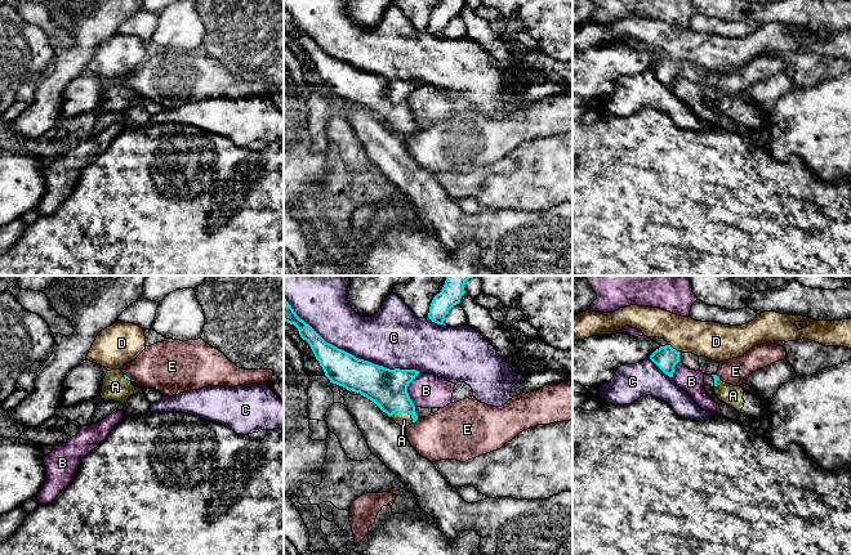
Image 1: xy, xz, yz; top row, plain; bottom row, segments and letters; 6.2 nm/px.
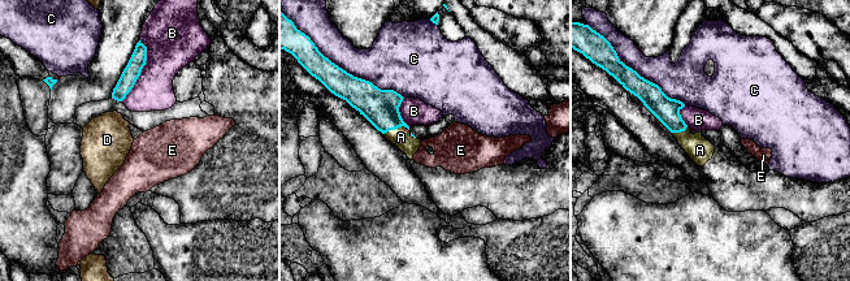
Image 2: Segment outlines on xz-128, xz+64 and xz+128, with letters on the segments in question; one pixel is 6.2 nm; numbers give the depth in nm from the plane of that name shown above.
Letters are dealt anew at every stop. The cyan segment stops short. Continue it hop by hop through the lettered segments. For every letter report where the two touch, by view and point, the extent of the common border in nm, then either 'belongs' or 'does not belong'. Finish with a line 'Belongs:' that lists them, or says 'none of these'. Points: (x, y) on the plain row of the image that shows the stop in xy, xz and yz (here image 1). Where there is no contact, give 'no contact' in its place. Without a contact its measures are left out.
A: xz (402, 124) | 160 nm | belongs
B: xz (406, 102) | 220 nm | does not belong
C: xz (348, 65) | 950 nm | does not belong
D: yz (672, 59) | 90 nm | does not belong
E: xz (414, 133) | 40 nm | does not belong
Belongs: A

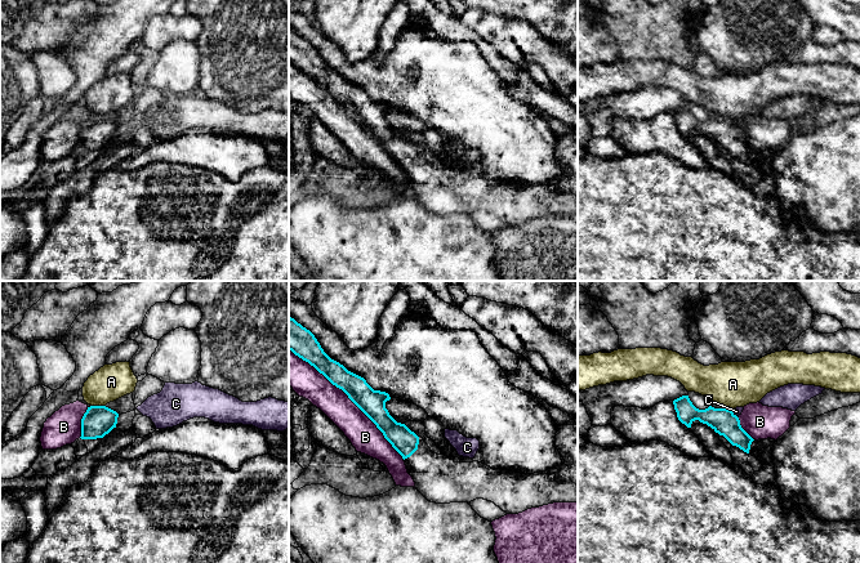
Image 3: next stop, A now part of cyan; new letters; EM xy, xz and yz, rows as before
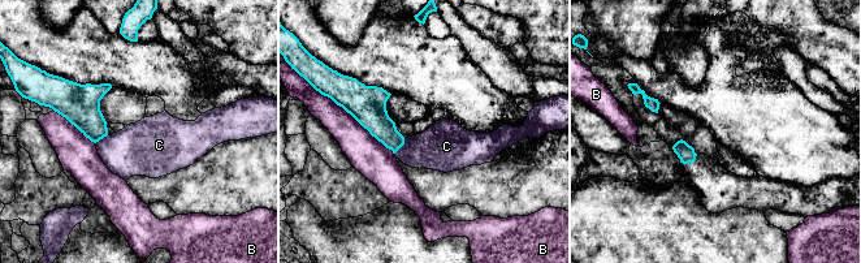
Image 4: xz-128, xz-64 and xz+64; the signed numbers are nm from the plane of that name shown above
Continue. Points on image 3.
A: xy (98, 117) | 100 nm | does not belong
B: xz (348, 108) | 1000 nm | does not belong
C: yz (732, 125) | 60 nm | does not belong
Belongs: none of these

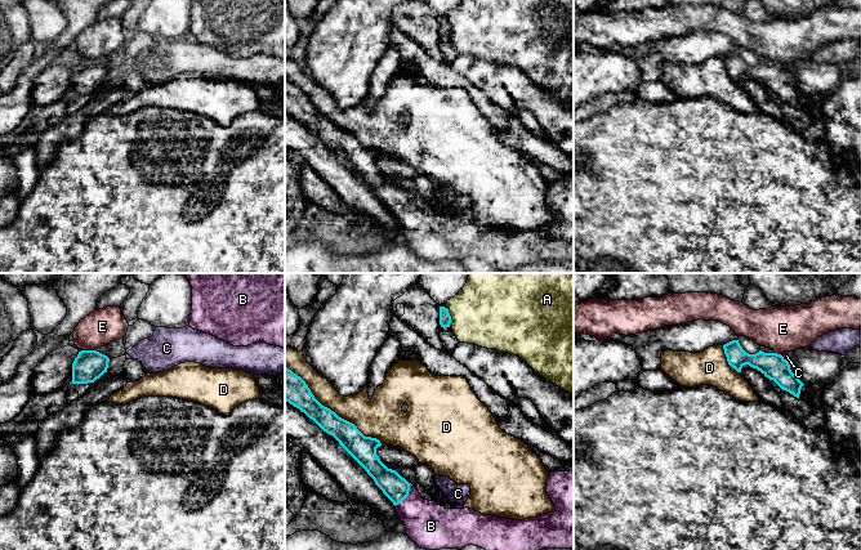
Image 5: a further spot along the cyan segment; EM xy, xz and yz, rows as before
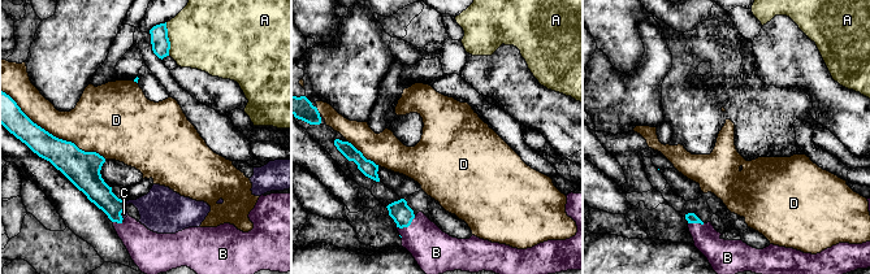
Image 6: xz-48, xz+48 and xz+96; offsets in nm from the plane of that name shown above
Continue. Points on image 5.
A: xz (450, 28) | 130 nm | does not belong
B: xz (406, 208) | 180 nm | belongs
C: yz (783, 70) | 60 nm | does not belong
D: xz (330, 121) | 800 nm | does not belong
E: xy (89, 62) | 100 nm | does not belong
Belongs: B

